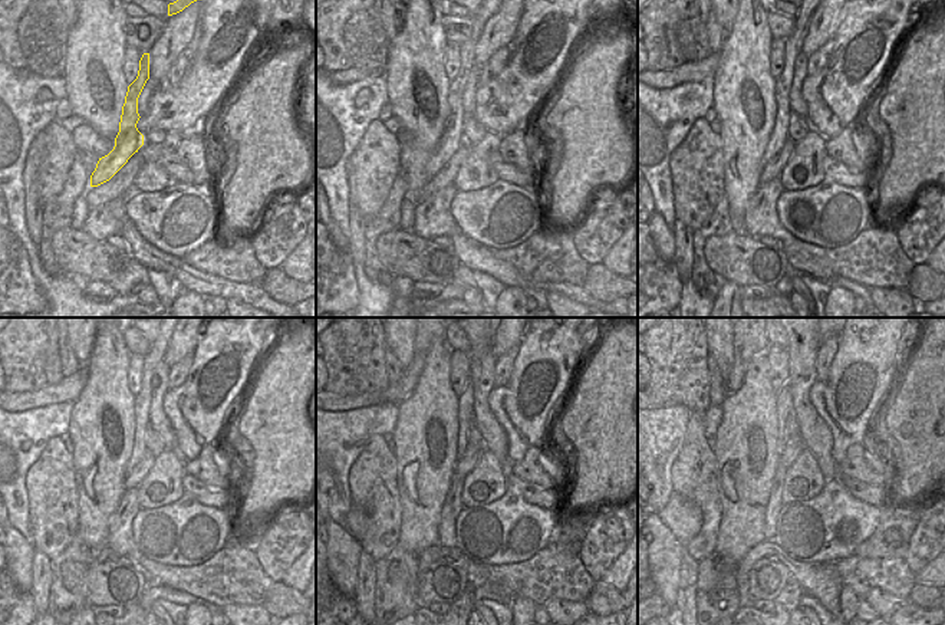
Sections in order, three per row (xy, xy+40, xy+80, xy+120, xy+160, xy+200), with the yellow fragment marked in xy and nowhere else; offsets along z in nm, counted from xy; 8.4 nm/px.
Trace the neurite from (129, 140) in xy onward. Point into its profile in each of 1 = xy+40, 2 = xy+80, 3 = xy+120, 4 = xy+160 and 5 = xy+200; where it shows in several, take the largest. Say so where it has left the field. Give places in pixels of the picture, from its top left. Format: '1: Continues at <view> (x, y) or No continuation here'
1: Continues at xy+40 (453, 137)
2: Continues at xy+80 (794, 42)
3: Continues at xy+120 (141, 401)
4: Continues at xy+160 (466, 397)
5: Continues at xy+200 (786, 413).

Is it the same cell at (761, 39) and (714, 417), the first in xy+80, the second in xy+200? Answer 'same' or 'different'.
different

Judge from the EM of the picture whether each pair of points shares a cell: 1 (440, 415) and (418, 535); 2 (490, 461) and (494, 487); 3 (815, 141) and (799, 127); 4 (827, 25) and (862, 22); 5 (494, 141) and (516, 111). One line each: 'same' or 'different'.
1: same
2: same
3: different
4: different
5: different

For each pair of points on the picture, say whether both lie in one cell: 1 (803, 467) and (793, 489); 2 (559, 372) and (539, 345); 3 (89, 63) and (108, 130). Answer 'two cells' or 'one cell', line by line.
1: one cell
2: one cell
3: one cell

